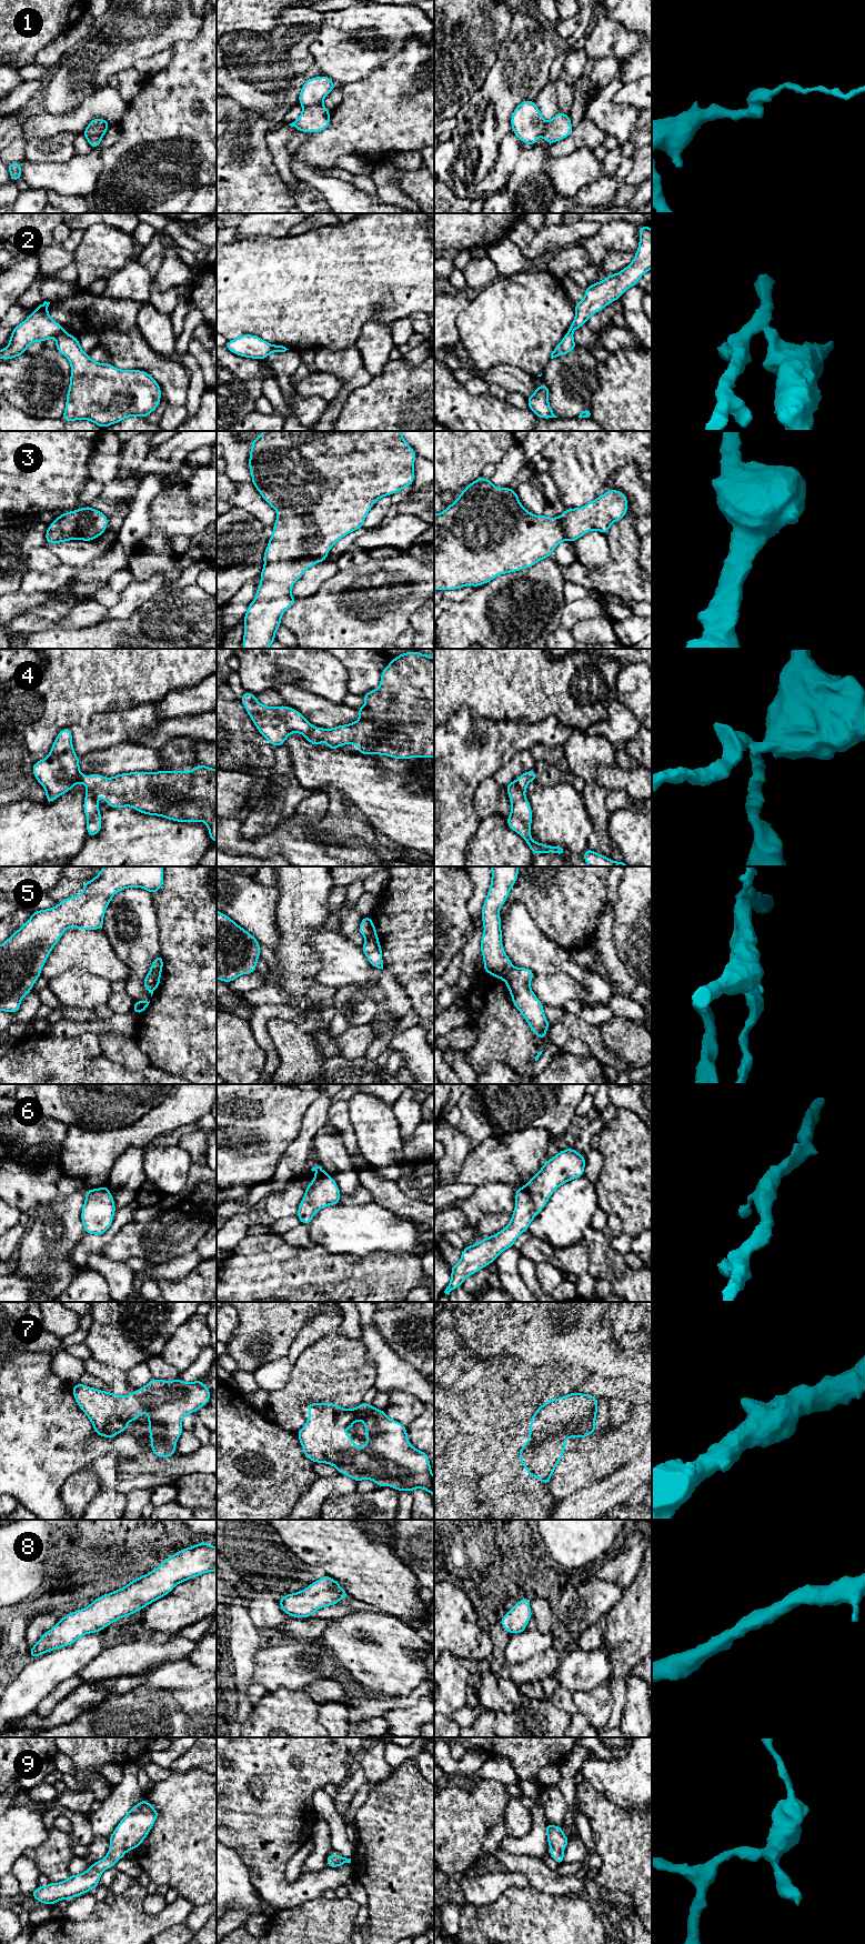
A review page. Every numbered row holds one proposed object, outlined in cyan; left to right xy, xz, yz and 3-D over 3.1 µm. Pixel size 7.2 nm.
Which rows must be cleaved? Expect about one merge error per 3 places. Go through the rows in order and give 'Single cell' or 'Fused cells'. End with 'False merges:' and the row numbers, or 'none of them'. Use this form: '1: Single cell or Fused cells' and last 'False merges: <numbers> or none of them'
1: Fused cells
2: Fused cells
3: Single cell
4: Fused cells
5: Fused cells
6: Single cell
7: Single cell
8: Single cell
9: Single cell
False merges: 1, 2, 4, 5

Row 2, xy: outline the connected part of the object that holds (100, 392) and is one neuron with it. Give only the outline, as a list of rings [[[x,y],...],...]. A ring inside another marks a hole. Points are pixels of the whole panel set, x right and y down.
[[[66,331],[58,333],[56,341],[56,349],[71,365],[66,409],[61,418],[64,421],[90,420],[104,429],[129,417],[147,418],[160,404],[161,388],[148,372],[120,370],[111,363],[95,362],[81,349],[78,338]]]

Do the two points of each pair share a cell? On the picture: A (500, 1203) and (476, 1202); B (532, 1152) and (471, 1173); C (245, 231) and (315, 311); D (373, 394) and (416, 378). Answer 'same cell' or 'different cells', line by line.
A: same cell
B: same cell
C: different cells
D: same cell

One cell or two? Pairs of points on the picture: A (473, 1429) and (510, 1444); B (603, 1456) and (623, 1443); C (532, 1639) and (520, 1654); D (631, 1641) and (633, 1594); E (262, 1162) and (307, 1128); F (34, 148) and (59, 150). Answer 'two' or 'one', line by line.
A: one
B: one
C: one
D: one
E: two
F: one

